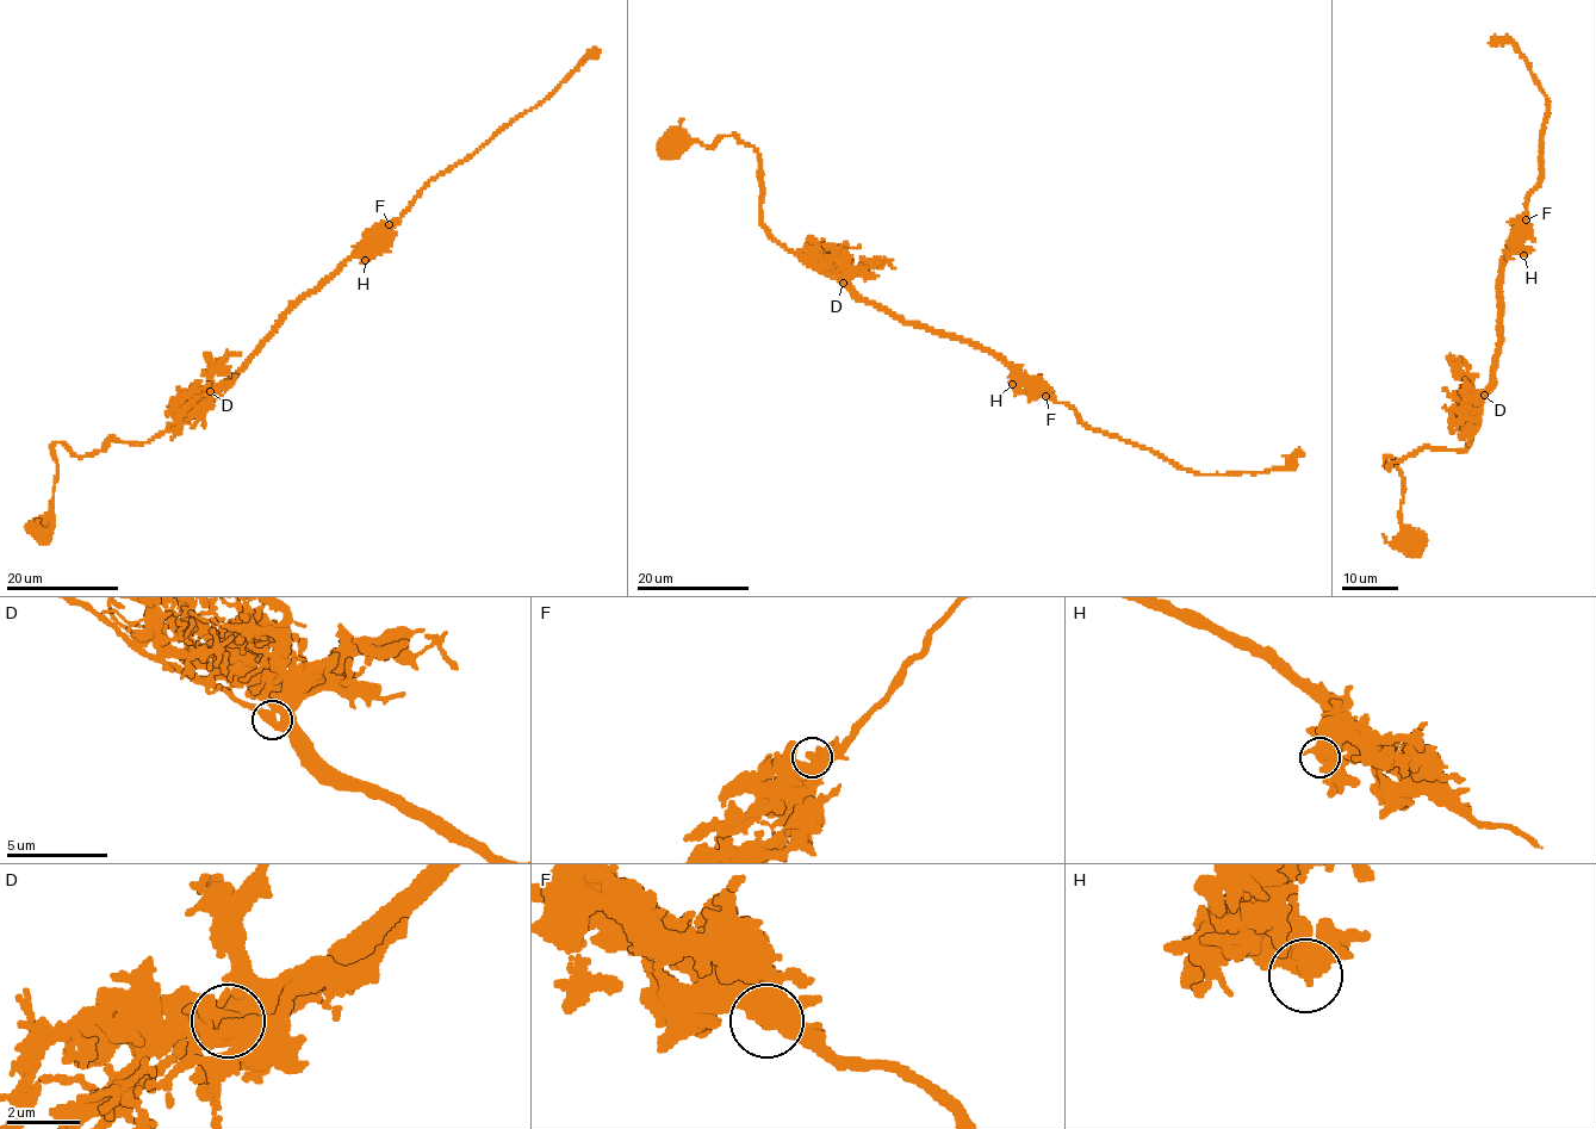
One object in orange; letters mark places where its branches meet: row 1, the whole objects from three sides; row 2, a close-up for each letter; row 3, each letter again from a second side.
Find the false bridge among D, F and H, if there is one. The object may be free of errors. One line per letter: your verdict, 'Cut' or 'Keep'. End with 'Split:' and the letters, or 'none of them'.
D: Keep
F: Keep
H: Keep
Split: none of them

